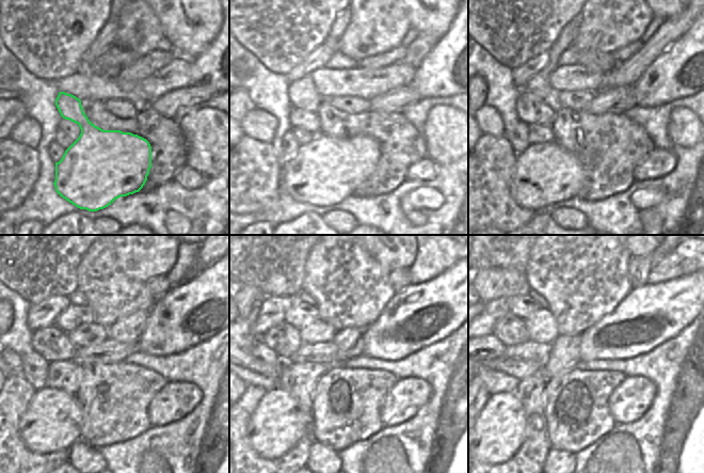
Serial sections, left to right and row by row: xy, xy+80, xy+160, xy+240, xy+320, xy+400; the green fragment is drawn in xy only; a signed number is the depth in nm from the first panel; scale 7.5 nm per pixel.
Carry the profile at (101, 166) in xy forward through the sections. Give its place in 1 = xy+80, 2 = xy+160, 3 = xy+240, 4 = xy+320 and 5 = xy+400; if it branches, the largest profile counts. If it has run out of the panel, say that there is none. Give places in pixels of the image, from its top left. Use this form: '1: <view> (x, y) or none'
1: xy+80 (324, 172)
2: xy+160 (544, 174)
3: xy+240 (51, 422)
4: xy+320 (277, 423)
5: xy+400 (499, 429)

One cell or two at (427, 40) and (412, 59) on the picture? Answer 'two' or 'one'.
one

